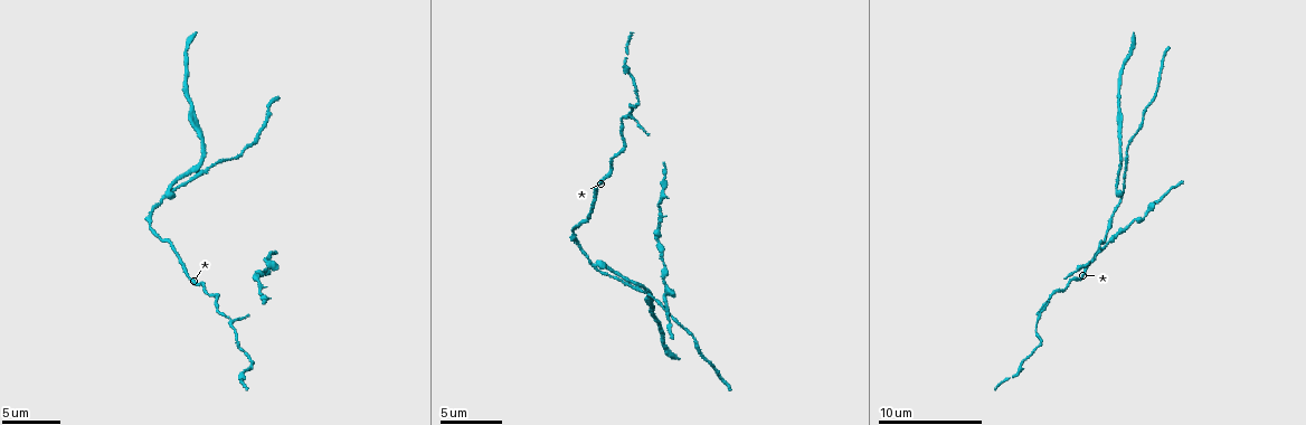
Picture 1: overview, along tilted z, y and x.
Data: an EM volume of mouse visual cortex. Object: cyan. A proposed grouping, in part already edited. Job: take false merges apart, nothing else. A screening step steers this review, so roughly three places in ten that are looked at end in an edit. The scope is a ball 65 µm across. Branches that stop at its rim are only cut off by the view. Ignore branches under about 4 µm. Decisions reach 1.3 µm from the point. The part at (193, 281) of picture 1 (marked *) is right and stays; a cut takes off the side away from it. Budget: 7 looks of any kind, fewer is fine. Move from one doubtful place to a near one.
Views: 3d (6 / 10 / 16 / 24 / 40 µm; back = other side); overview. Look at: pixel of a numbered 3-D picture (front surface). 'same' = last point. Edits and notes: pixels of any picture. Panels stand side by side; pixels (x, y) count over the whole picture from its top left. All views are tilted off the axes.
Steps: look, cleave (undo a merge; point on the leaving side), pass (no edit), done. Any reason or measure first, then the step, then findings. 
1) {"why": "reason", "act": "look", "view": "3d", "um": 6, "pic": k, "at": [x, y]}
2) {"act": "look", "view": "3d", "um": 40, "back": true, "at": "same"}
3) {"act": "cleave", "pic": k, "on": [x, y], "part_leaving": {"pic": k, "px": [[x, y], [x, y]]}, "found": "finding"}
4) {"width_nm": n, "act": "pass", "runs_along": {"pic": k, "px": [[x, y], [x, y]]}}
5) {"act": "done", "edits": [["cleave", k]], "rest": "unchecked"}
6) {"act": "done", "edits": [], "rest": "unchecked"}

{"why": "branch point", "act": "look", "view": "3d", "um": 16, "pic": 1, "at": [233, 322]}

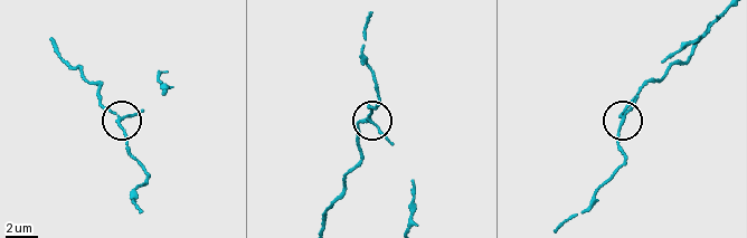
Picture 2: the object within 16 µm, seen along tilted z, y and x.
{"act": "look", "view": "3d", "um": 16, "back": true, "pic": 2, "at": [373, 121]}

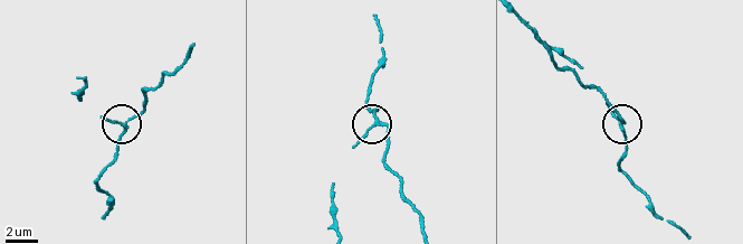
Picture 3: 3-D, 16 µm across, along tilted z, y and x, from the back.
{"act": "pass", "runs_along": {"pic": 3, "px": [[556, 65], [571, 71], [625, 119], [627, 153]]}, "found": "continuous, no second cell"}

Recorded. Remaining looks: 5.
{"why": "three arms meet", "act": "look", "view": "3d", "um": 6, "pic": 1, "at": [664, 283]}

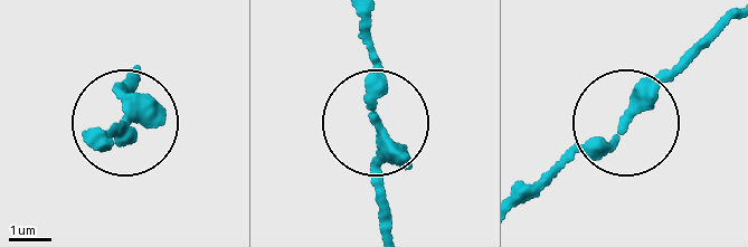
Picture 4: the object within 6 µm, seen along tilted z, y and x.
{"why": "from behind", "act": "look", "view": "3d", "um": 6, "back": true, "pic": 4, "at": [128, 114]}

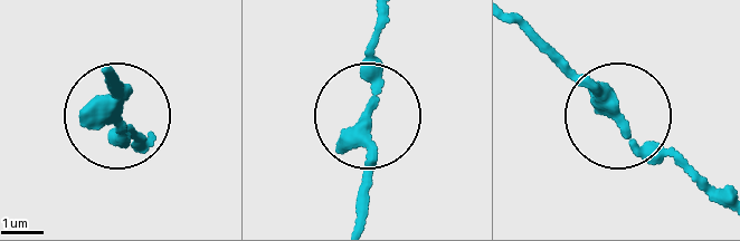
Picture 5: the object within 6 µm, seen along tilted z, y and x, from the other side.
{"width_nm": 240, "act": "pass", "found": "all the same cell"}

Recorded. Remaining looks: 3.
{"why": "thick turns thin", "act": "look", "view": "3d", "um": 16, "pic": 1, "at": [589, 263]}

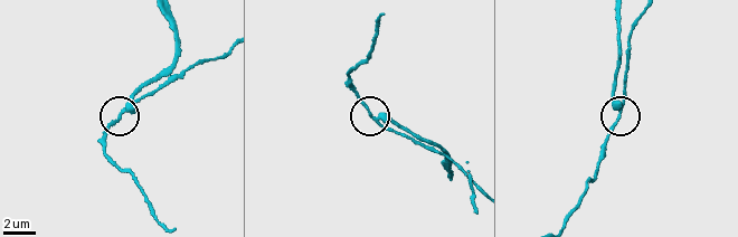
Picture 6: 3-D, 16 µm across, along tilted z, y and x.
{"act": "cleave", "pic": 6, "on": [138, 87], "part_leaving": {"pic": 6, "px": [[128, 108], [134, 92], [172, 62], [173, 20], [169, 10]]}, "found": "a second cell is stuck on"}

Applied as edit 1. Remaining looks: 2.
{"act": "done", "edits": [["cleave", 6]], "rest": "unchecked"}

